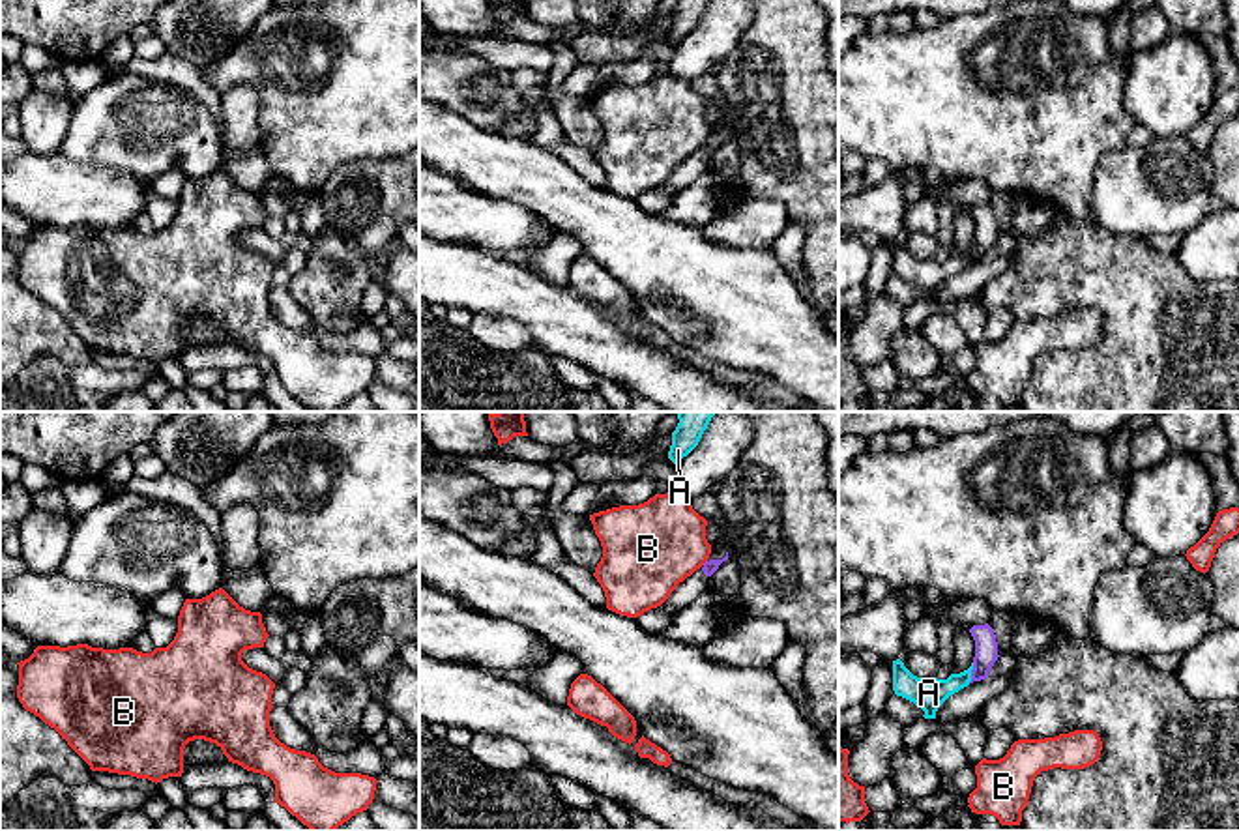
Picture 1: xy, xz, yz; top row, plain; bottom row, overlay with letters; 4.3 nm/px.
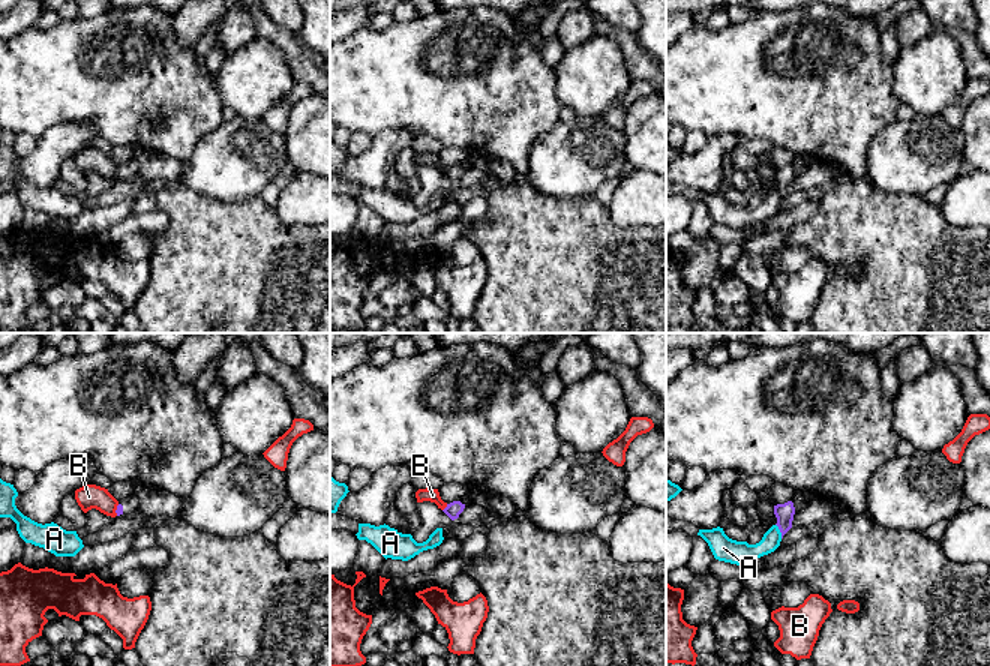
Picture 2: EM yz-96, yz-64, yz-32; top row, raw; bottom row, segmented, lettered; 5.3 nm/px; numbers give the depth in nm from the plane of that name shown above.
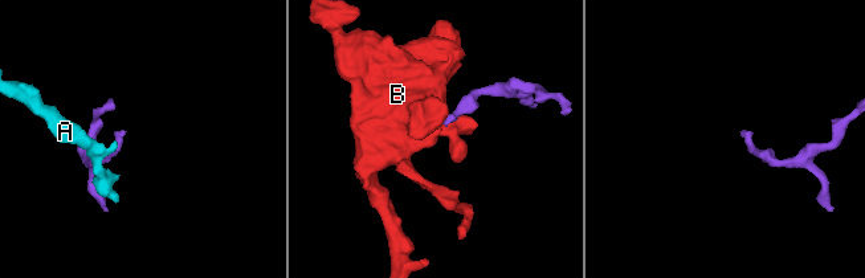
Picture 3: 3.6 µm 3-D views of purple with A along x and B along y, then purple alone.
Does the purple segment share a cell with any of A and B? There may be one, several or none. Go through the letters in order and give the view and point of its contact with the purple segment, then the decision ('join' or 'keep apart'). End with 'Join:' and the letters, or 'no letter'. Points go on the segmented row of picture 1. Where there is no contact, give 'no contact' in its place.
A: yz (972, 672) | keep apart
B: no contact | keep apart
Join: no letter

